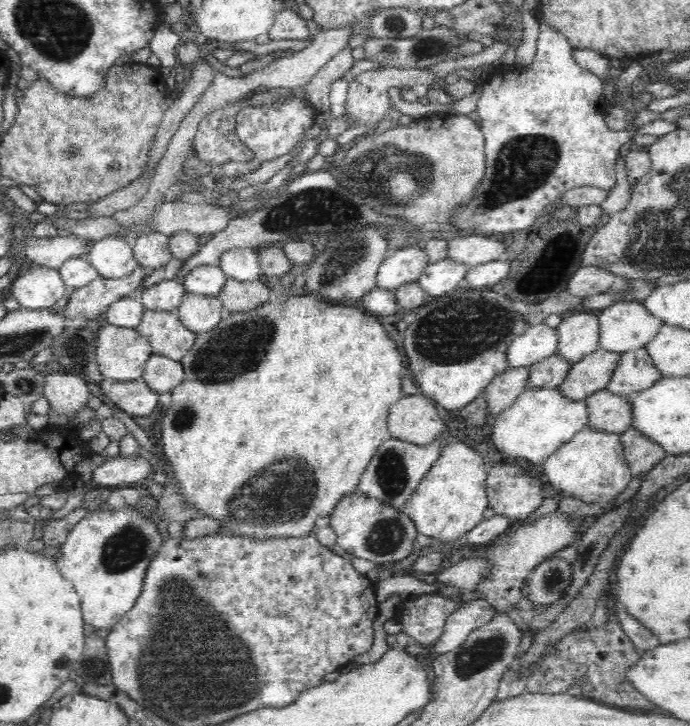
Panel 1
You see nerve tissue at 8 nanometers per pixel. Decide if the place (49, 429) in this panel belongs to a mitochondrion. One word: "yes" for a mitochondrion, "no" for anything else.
no

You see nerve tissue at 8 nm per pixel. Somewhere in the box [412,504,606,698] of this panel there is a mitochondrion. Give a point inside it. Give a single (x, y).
(481, 653)

